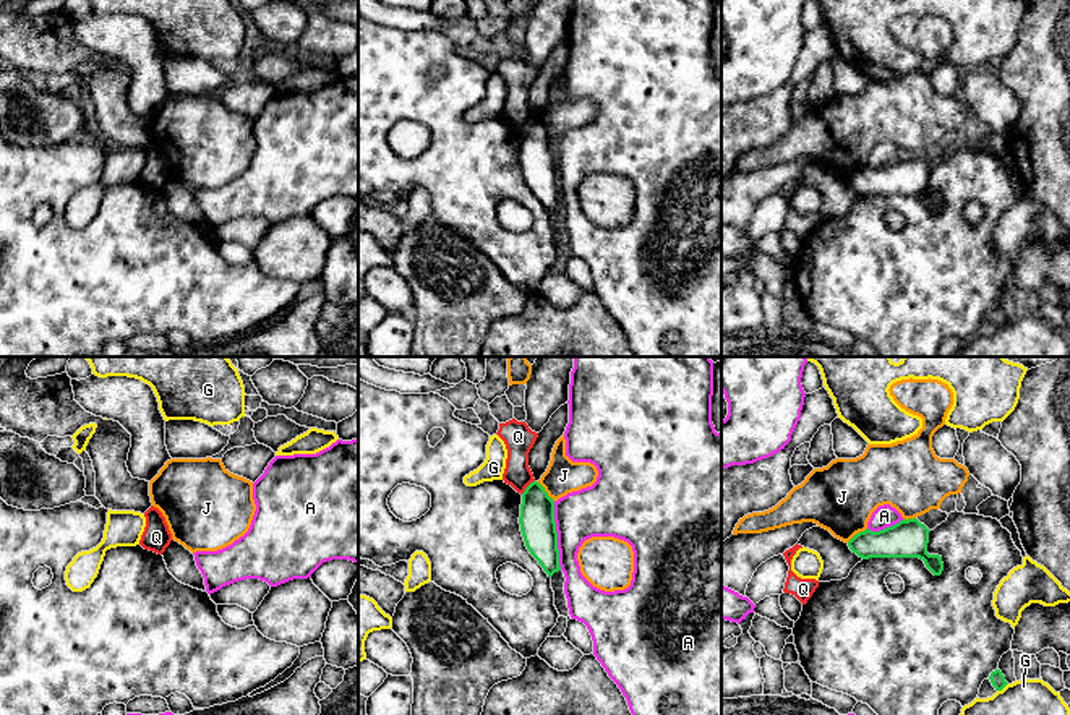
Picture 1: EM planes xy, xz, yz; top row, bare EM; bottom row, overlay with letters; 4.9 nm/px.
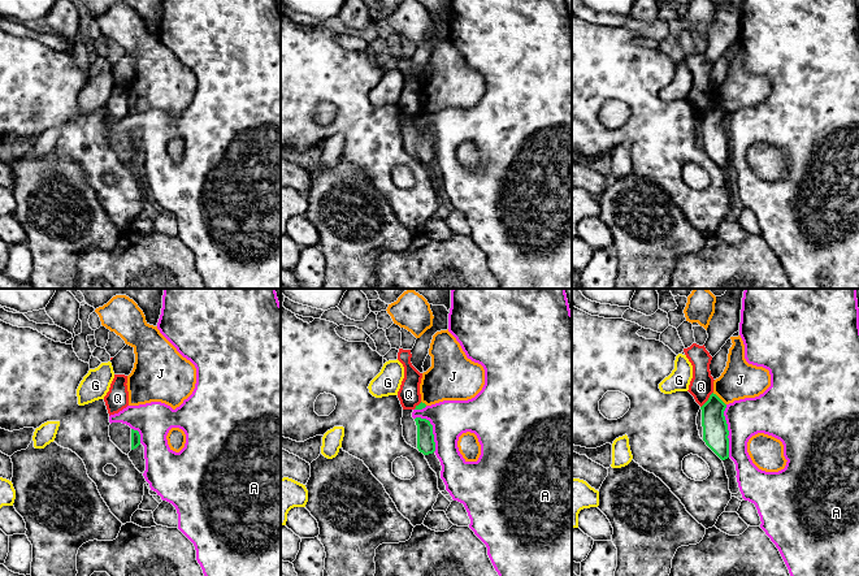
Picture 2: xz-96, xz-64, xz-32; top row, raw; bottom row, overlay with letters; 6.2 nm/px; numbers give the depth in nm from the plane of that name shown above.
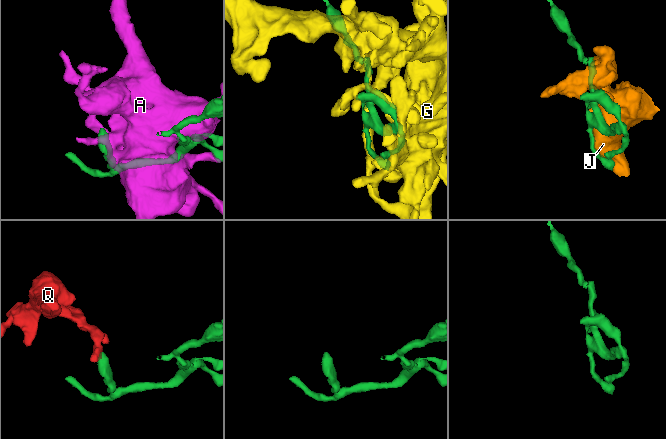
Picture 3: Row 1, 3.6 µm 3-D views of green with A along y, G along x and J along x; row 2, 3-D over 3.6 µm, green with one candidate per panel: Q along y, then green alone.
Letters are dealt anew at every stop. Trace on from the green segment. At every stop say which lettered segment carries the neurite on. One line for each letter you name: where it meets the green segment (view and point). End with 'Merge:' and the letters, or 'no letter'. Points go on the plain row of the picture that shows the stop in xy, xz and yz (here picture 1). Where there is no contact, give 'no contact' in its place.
Merge: no letter

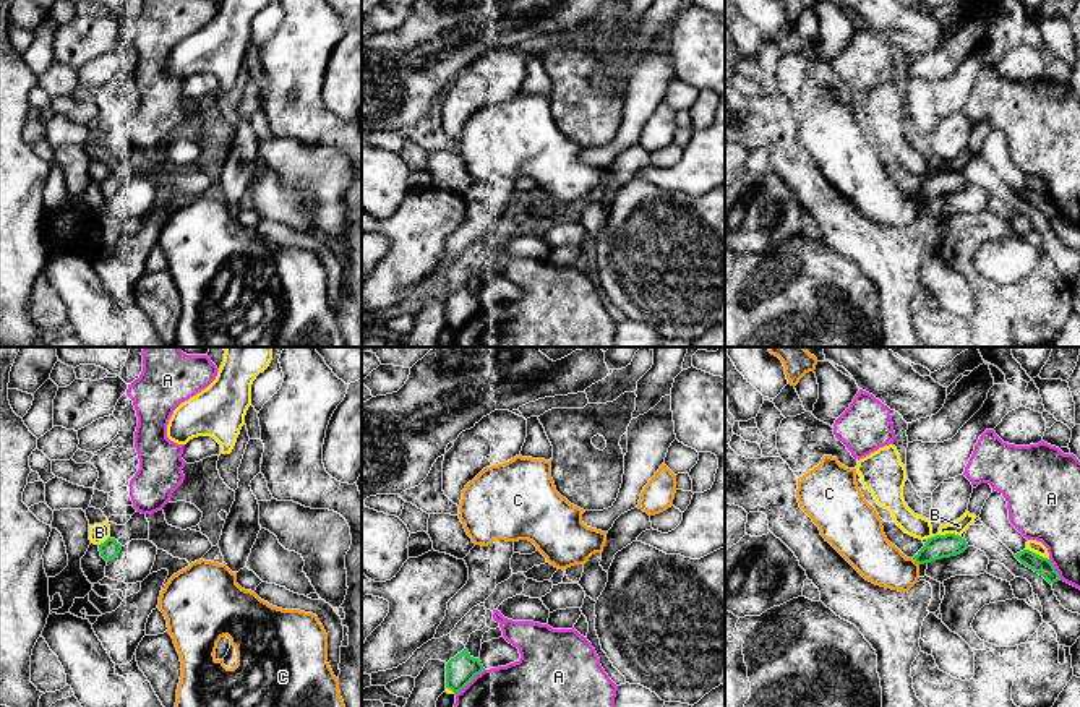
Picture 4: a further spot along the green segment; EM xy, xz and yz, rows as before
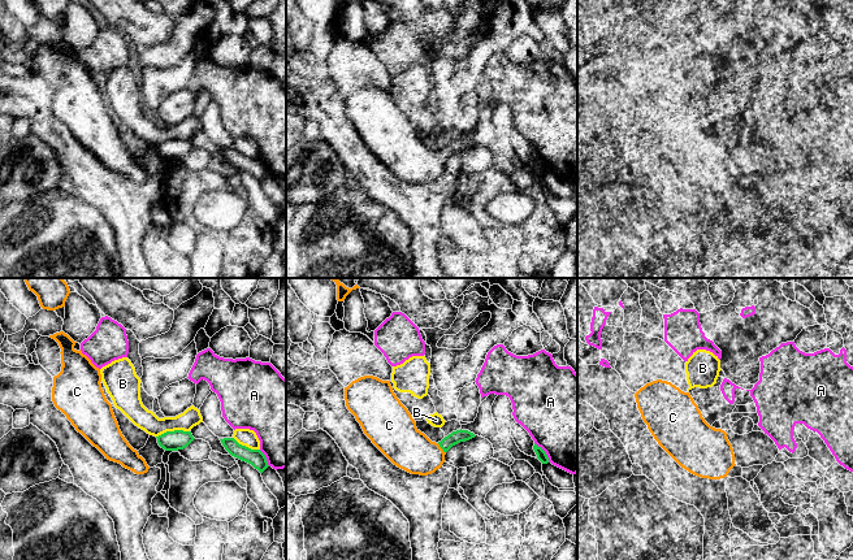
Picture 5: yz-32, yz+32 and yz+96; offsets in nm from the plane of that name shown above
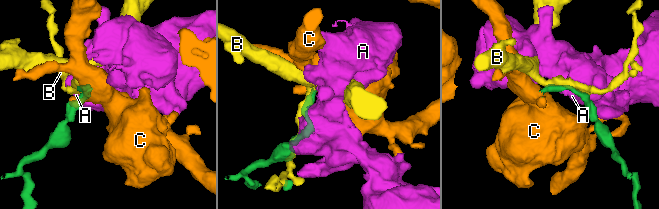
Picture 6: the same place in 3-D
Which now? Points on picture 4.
C: meets green in yz at (915, 197)
Merge: C

